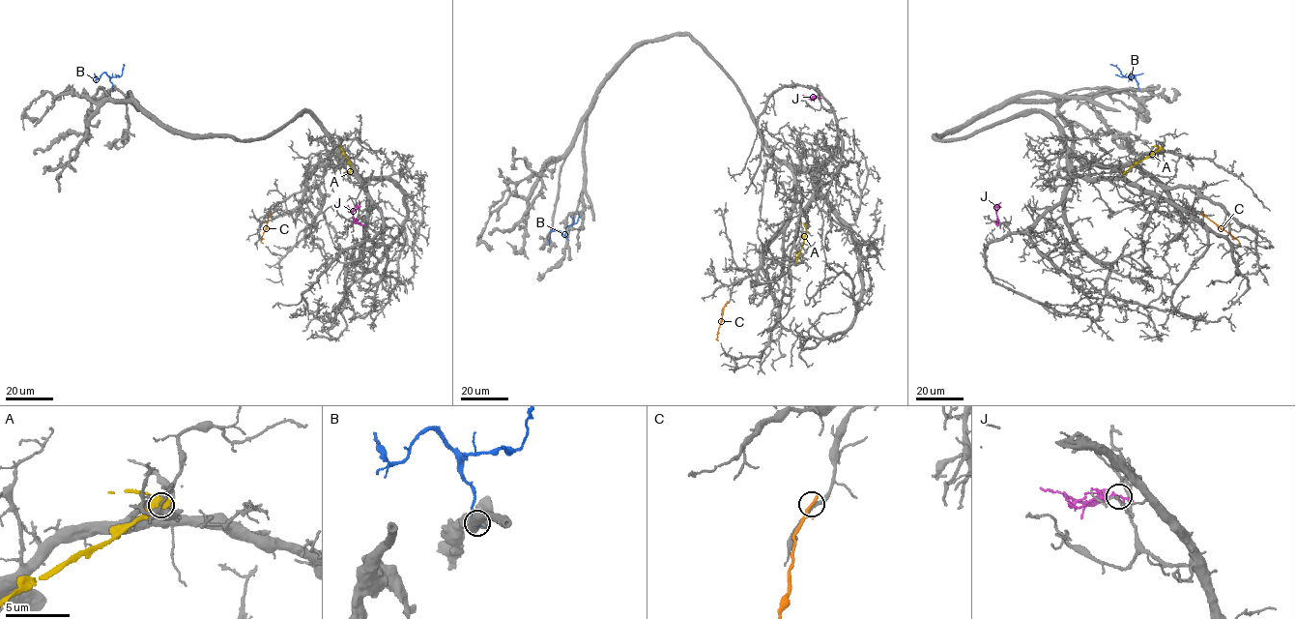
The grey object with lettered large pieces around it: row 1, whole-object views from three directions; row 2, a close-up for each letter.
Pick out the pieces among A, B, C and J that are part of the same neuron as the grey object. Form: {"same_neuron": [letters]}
{"same_neuron": []}

